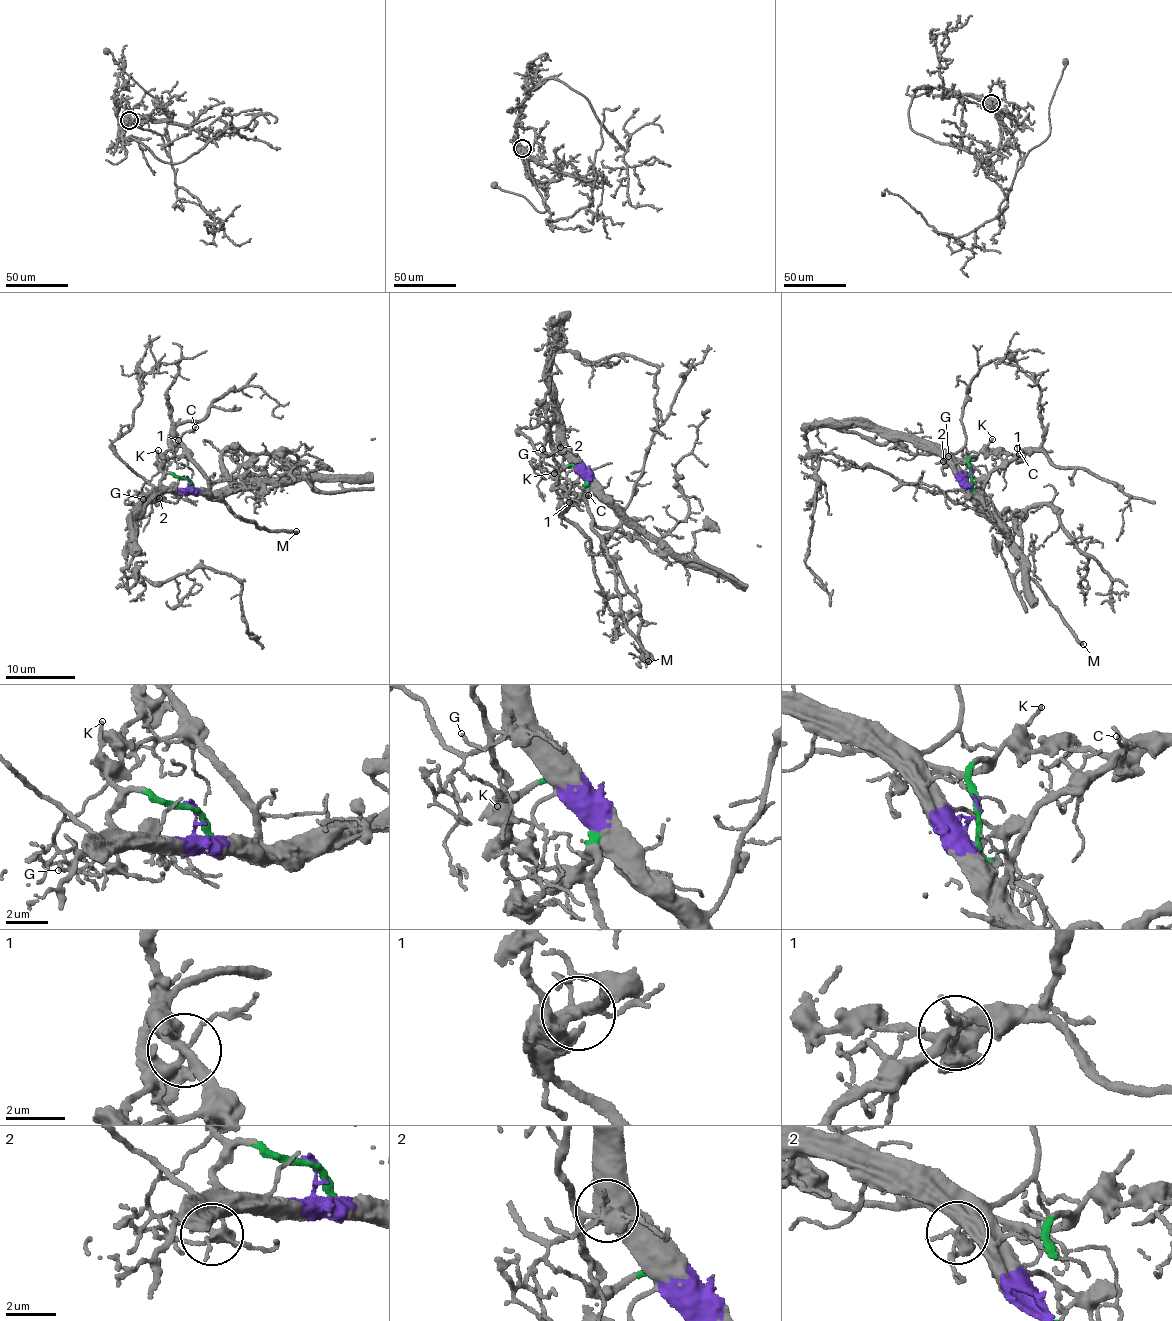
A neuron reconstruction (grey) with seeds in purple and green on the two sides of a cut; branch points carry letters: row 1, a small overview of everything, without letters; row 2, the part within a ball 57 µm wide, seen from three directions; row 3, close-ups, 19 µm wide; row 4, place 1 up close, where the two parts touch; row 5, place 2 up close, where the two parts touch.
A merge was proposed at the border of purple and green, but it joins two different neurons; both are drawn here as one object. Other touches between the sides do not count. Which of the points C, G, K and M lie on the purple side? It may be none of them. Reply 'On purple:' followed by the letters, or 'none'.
On purple: G

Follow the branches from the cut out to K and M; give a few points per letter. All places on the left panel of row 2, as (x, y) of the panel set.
K: (187, 479), (165, 473), (160, 468), (157, 450)
M: (187, 479), (193, 493), (197, 491), (226, 503), (232, 514), (257, 526), (297, 532)

